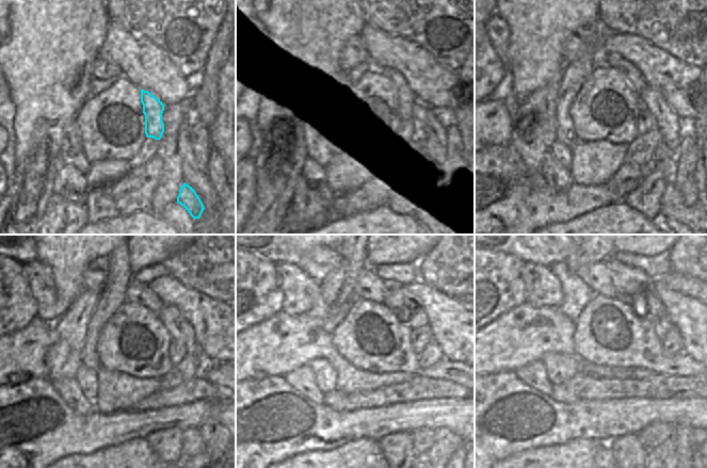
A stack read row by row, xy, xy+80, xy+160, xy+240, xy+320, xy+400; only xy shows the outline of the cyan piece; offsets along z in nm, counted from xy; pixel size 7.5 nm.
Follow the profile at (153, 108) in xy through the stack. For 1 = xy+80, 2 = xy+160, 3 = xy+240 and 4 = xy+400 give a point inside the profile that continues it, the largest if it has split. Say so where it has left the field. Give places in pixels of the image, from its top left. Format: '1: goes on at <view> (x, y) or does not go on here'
1: goes on at xy+80 (390, 77)
2: goes on at xy+160 (631, 74)
3: goes on at xy+240 (140, 293)
4: goes on at xy+400 (596, 275)

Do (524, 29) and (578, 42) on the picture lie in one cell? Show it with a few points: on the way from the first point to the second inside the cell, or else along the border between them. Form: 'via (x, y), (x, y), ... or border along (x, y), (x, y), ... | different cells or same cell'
border along (589, 26), (578, 28), (565, 41), (566, 63) | different cells

